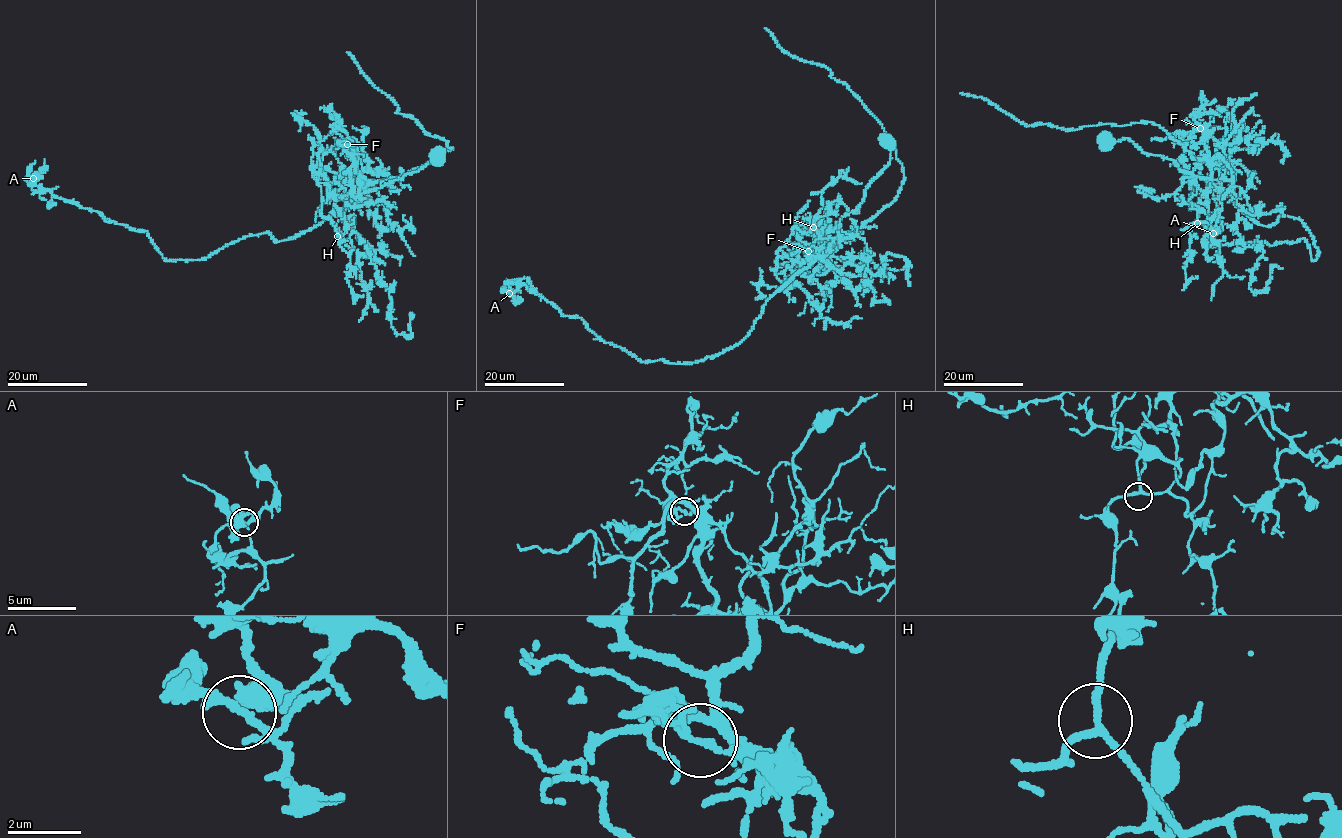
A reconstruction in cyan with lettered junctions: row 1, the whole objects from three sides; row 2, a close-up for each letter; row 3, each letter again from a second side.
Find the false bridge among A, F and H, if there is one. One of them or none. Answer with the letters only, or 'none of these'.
F

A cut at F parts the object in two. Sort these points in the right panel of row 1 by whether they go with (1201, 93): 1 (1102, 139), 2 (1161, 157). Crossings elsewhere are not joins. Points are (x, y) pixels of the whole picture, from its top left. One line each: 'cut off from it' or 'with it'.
1: cut off from it
2: cut off from it

